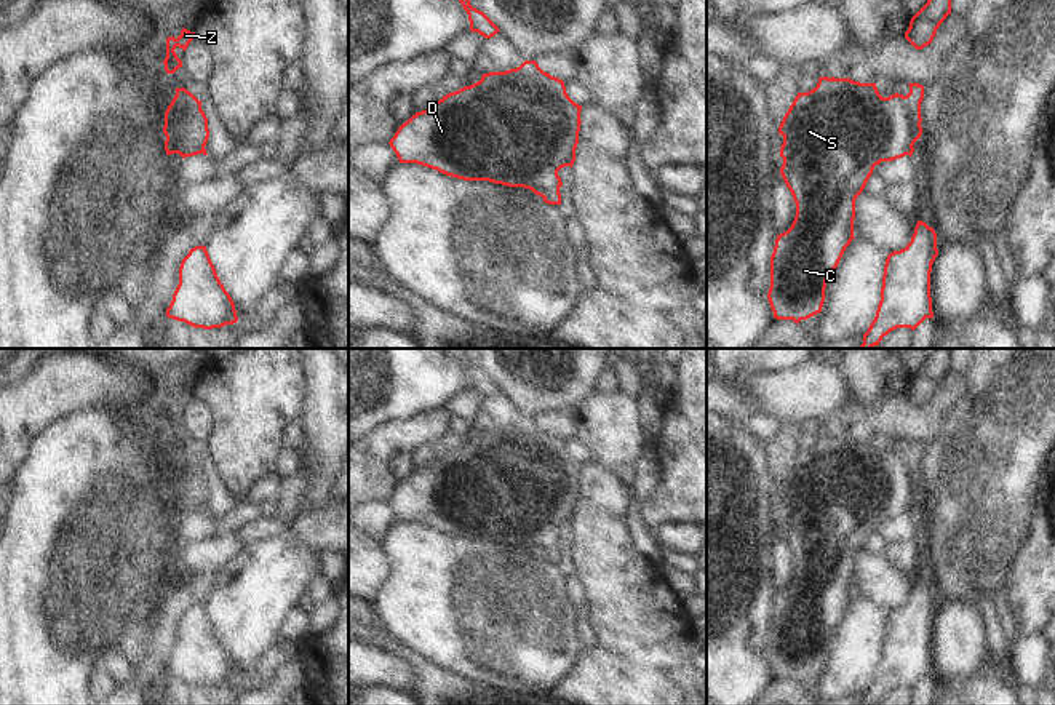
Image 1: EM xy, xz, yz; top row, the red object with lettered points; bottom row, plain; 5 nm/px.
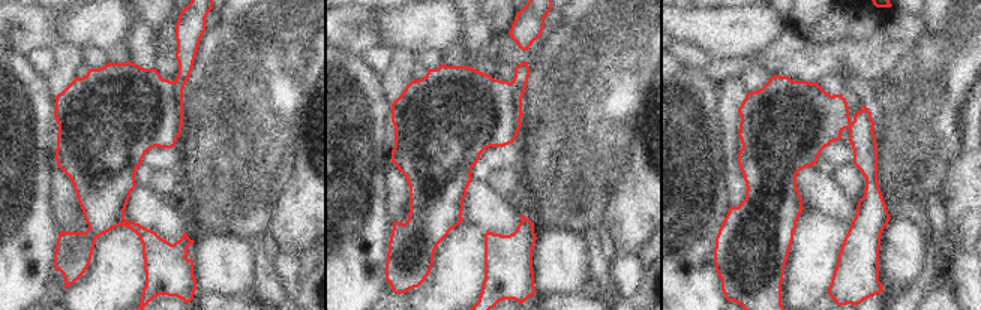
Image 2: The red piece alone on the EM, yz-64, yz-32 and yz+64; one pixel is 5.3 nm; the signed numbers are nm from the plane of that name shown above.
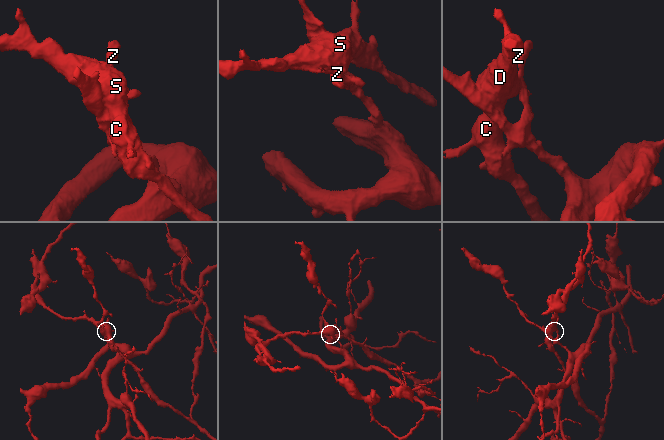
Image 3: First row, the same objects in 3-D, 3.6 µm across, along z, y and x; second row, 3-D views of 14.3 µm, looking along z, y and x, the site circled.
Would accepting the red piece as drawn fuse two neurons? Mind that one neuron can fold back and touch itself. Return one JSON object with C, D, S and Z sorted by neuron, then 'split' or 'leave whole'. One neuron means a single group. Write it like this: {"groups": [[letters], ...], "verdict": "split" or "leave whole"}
{"groups": [["C", "D", "S"], ["Z"]], "verdict": "split"}

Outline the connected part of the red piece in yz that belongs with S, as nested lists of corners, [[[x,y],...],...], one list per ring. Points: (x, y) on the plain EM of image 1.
[[[820,435],[814,448],[798,451],[785,472],[780,532],[796,561],[791,585],[777,593],[770,614],[767,657],[777,678],[796,683],[822,670],[826,638],[854,595],[855,558],[881,520],[908,513],[914,502],[903,452],[882,456],[876,441]]]

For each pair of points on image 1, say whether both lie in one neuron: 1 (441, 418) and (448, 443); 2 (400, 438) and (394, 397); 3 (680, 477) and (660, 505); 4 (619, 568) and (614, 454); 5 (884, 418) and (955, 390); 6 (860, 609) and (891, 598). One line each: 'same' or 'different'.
1: different
2: different
3: same
4: different
5: same
6: different

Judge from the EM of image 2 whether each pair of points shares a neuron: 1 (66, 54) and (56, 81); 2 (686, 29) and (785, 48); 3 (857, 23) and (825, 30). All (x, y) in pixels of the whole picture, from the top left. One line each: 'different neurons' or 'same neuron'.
1: same neuron
2: different neurons
3: same neuron

